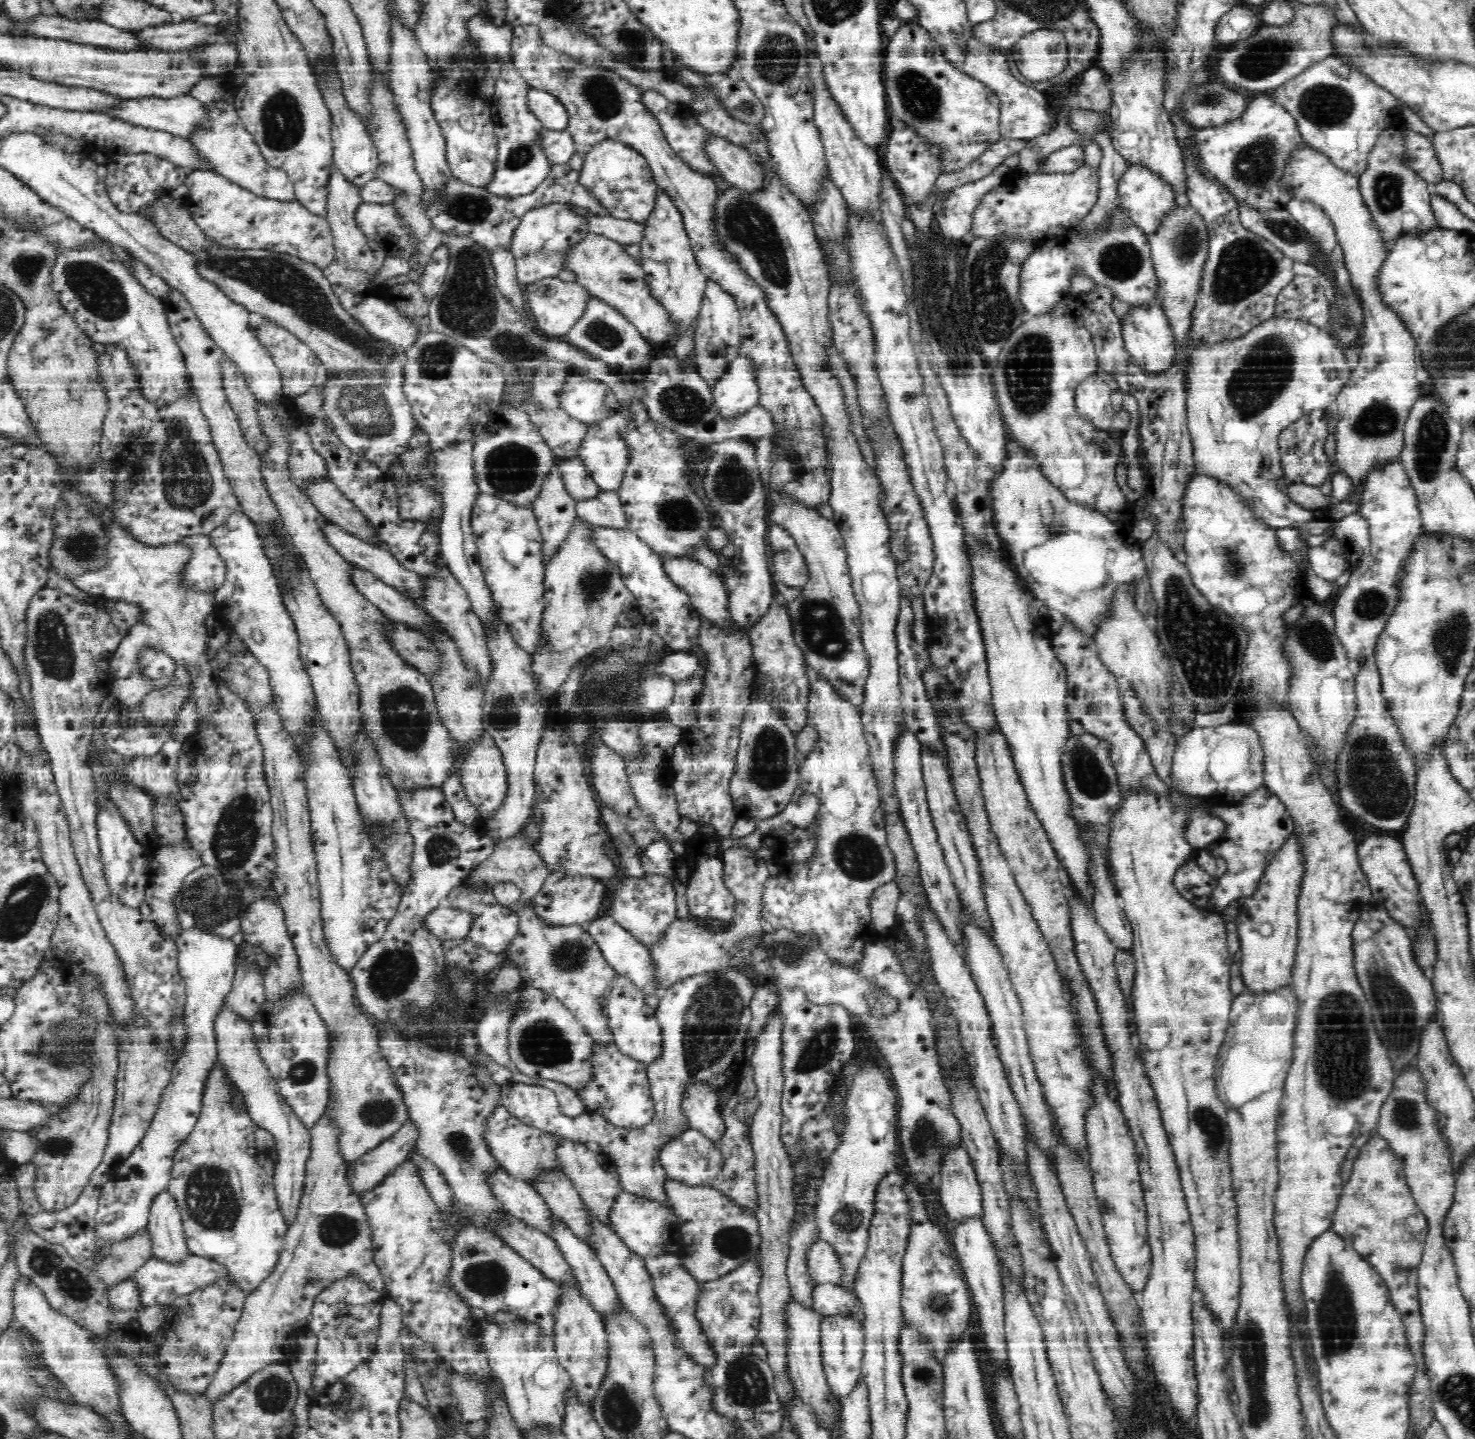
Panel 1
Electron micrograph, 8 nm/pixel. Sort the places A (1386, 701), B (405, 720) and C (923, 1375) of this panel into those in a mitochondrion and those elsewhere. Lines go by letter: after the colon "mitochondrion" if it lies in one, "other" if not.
A: other
B: mitochondrion
C: mitochondrion

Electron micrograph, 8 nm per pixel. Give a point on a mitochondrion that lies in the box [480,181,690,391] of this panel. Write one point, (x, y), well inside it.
(606, 337)

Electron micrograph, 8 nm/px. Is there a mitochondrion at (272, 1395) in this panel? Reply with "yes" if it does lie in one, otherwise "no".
yes

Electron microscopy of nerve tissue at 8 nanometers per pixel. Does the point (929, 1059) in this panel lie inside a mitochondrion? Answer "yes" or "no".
no

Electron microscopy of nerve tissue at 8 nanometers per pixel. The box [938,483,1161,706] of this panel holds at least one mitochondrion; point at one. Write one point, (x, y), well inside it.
(1054, 524)

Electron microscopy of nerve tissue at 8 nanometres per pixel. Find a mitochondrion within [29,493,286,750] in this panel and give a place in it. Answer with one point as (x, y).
(53, 648)

